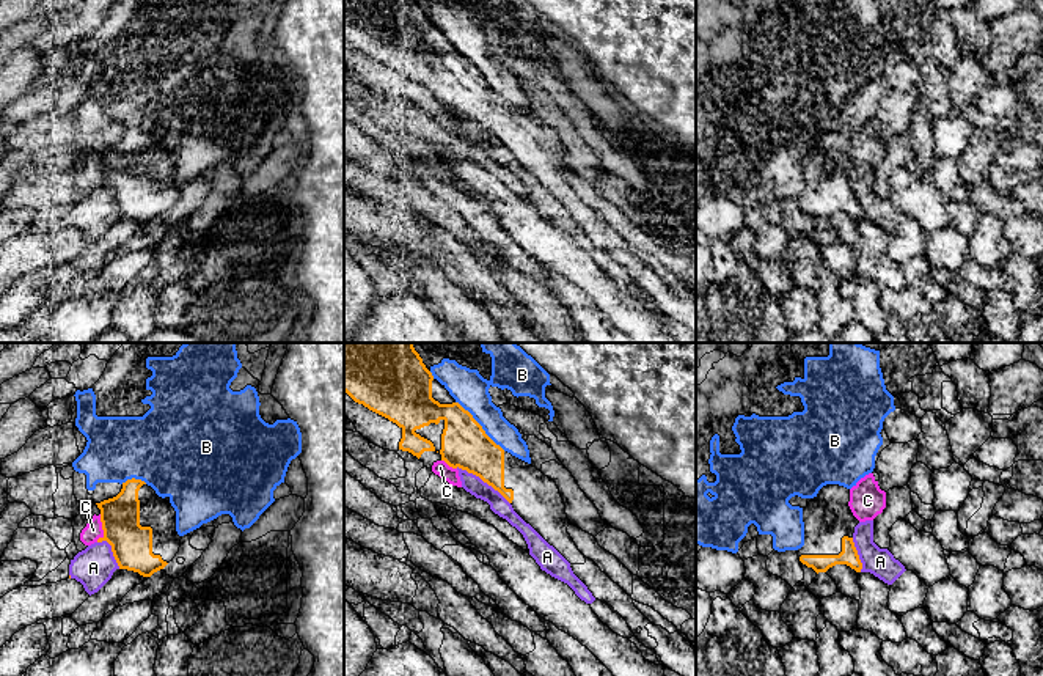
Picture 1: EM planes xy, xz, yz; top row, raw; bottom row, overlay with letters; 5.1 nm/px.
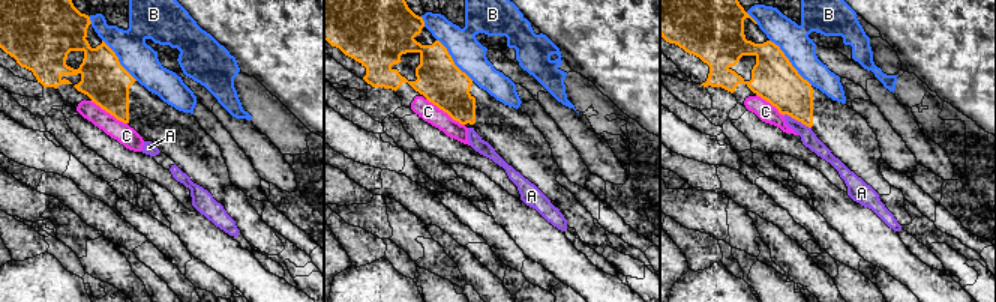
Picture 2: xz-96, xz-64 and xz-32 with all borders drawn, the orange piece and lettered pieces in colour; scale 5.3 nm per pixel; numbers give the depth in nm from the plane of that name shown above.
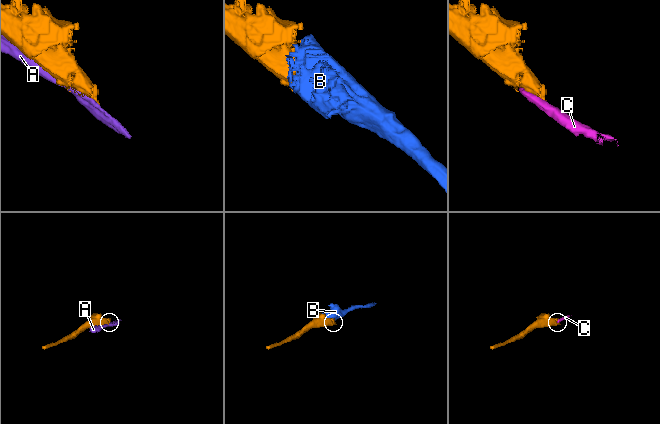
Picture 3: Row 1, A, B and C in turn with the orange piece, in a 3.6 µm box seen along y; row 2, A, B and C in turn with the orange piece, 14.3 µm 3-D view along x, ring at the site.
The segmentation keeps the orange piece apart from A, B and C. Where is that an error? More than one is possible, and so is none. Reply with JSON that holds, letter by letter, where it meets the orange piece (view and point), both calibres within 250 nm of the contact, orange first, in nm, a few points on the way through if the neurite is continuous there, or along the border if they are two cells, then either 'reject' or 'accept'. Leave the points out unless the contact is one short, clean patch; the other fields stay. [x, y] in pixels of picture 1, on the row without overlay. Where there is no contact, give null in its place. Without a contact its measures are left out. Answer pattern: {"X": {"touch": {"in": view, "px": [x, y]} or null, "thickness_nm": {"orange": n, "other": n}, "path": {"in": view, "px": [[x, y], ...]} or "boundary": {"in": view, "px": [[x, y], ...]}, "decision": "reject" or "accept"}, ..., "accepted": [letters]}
{"A": {"touch": {"in": "xz", "px": [483, 128]}, "thickness_nm": {"orange": 240, "other": 90}, "decision": "reject"}, "B": {"touch": {"in": "xz", "px": [481, 74]}, "thickness_nm": {"orange": 240, "other": 180}, "decision": "reject"}, "C": {"touch": {"in": "xy", "px": [102, 176]}, "thickness_nm": {"orange": 200, "other": 90}, "boundary": {"in": "xy", "px": [[99, 162], [102, 183], [96, 189]]}, "decision": "reject"}, "accepted": []}

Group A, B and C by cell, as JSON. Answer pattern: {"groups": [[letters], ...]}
{"groups": [["A"], ["B"], ["C"]]}

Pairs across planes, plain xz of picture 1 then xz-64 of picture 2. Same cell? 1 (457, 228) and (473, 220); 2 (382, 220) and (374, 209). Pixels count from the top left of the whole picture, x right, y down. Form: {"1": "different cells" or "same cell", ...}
{"1": "different cells", "2": "same cell"}

